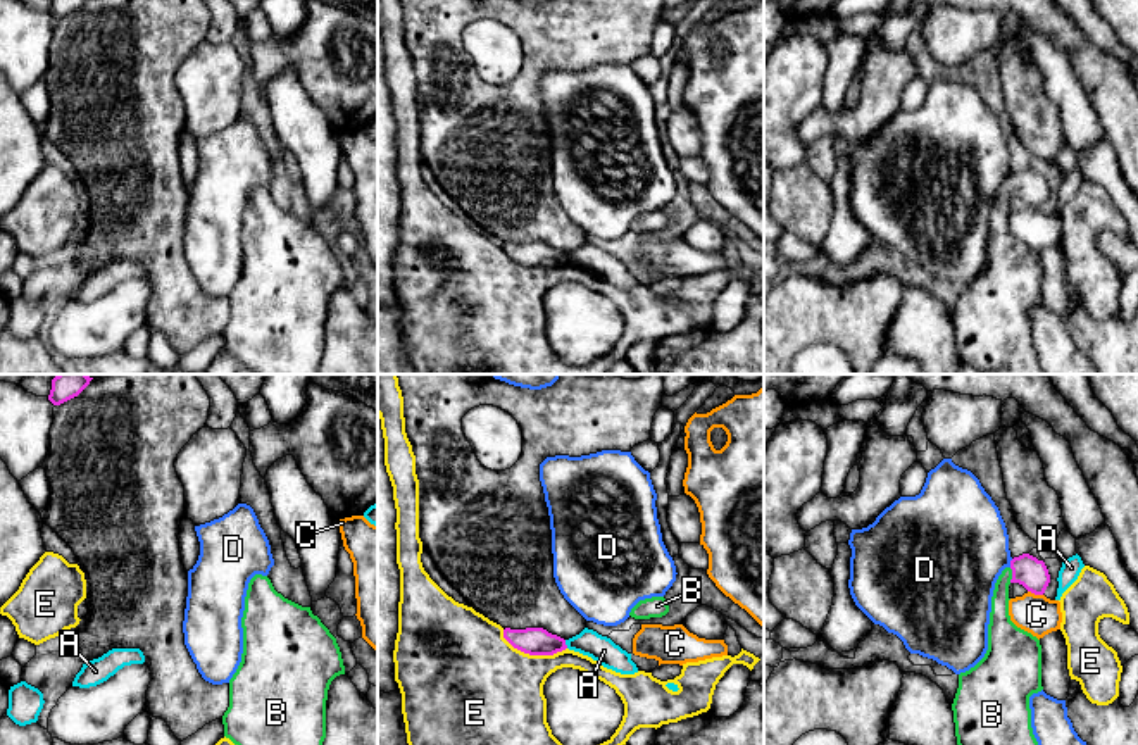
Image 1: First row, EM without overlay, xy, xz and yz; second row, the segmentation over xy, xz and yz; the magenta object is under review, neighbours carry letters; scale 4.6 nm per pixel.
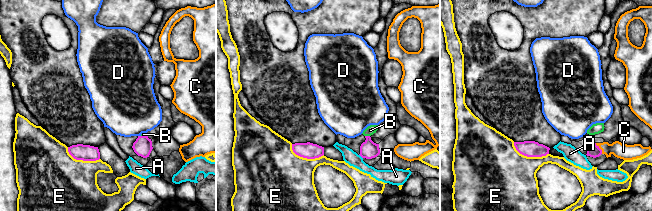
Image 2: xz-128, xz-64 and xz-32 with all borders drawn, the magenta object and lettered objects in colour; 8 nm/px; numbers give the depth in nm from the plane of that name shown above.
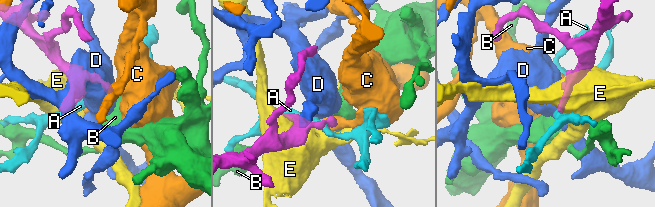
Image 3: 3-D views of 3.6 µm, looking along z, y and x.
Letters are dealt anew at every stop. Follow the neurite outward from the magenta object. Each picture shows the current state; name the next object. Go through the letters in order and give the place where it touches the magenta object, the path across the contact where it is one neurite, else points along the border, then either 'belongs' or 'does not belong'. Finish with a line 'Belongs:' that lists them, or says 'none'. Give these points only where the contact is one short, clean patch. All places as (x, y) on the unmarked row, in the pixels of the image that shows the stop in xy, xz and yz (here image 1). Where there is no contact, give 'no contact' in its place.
A: meets magenta in xz at (564, 257); does not belong
B: meets magenta in yz at (1012, 188); runs through yz (1026, 183), (1012, 188), (1000, 206), (1000, 240); belongs
C: meets magenta in yz at (1035, 207); does not belong
D: meets magenta in yz at (1011, 176); does not belong
E: meets magenta in xz at (531, 268); does not belong
Belongs: B

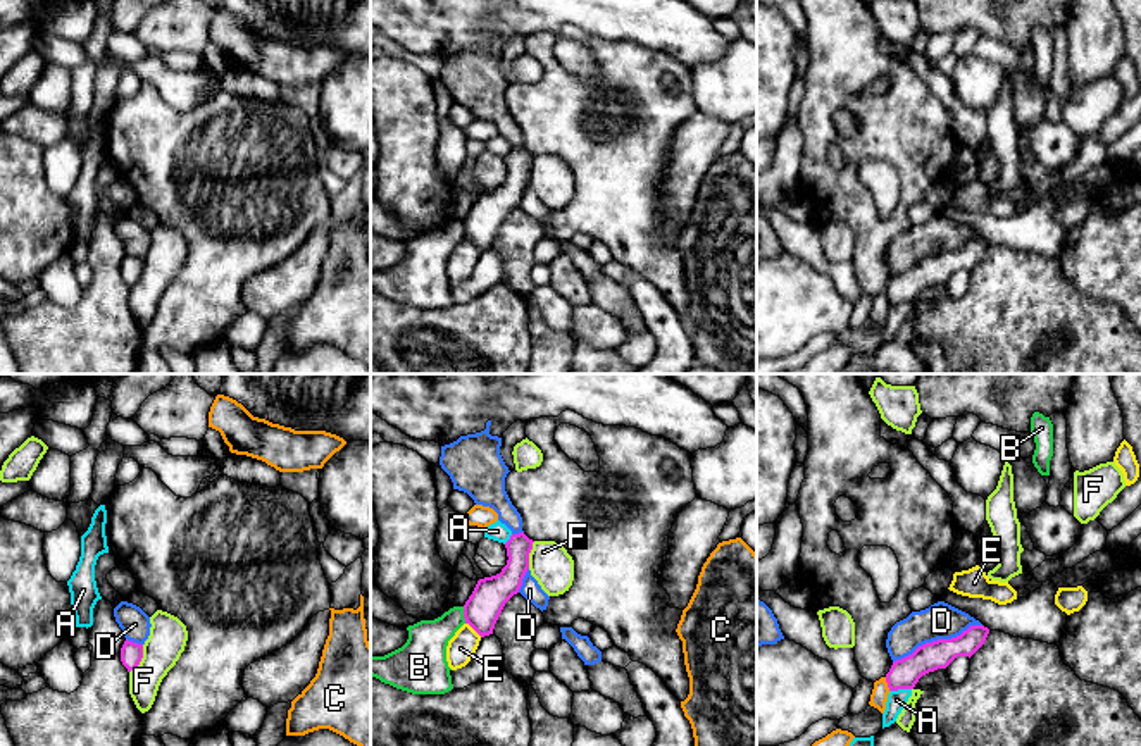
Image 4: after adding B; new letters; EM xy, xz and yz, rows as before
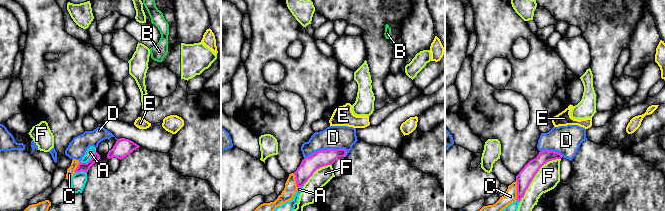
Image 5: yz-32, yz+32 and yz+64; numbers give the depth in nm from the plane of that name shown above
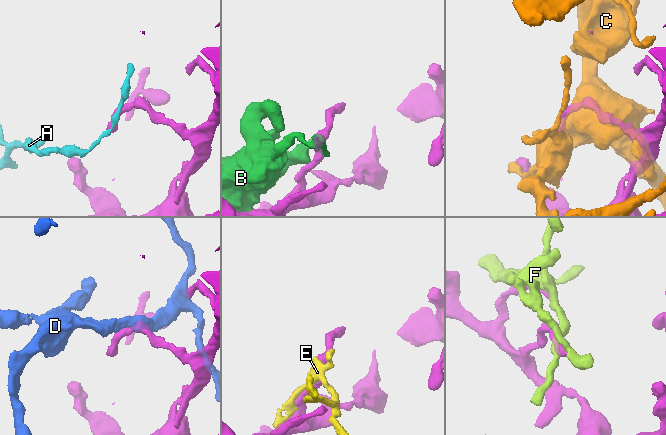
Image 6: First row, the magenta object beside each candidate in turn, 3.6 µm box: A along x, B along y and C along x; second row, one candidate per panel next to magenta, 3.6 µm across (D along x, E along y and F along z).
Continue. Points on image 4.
A: meets magenta in yz at (900, 302); border along yz (910, 302), (890, 305); does not belong
B: meets magenta in xz at (464, 230); does not belong
C: meets magenta in yz at (888, 298); does not belong
D: meets magenta in yz at (938, 254); border along yz (981, 238), (971, 238), (957, 250), (926, 255), (893, 276); does not belong
E: meets magenta in xz at (474, 243); does not belong
F: meets magenta in xy at (140, 273); does not belong
Belongs: none

